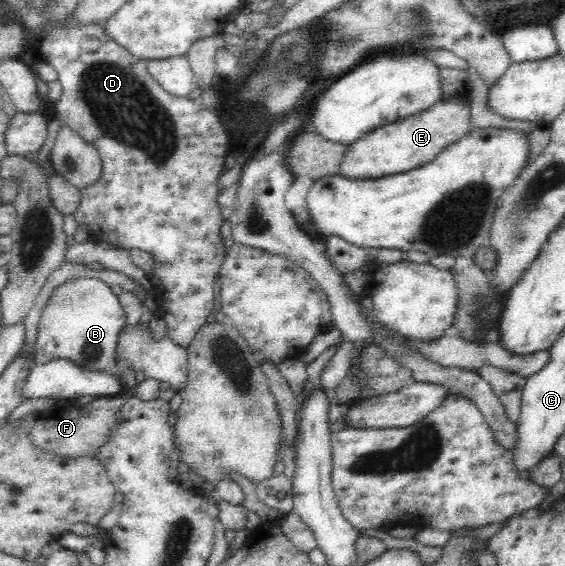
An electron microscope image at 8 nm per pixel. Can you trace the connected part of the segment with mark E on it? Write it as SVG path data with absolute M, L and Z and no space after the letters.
M465 97L465 101L453 103L441 101L427 111L379 127L354 141L341 161L339 175L350 179L378 179L412 171L417 166L433 161L445 147L457 143L457 140L465 137L470 130L469 98Z

